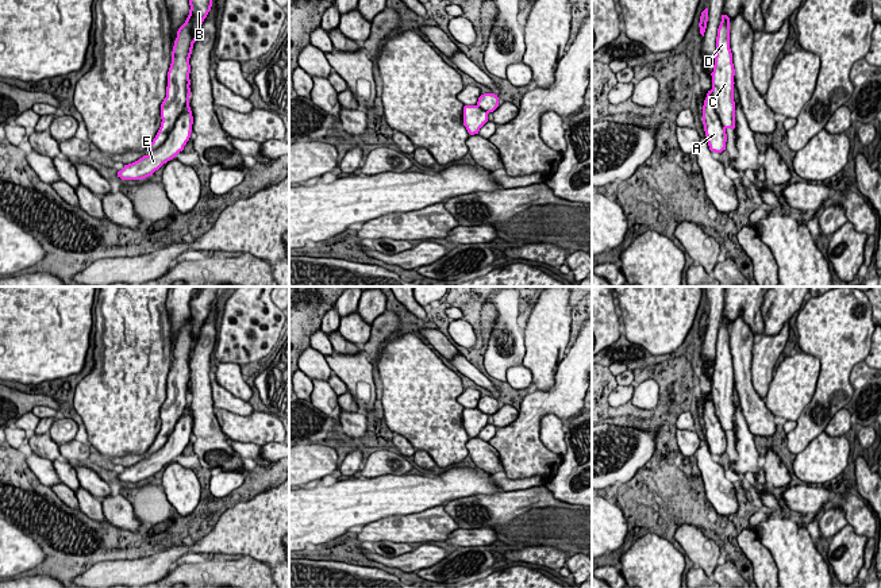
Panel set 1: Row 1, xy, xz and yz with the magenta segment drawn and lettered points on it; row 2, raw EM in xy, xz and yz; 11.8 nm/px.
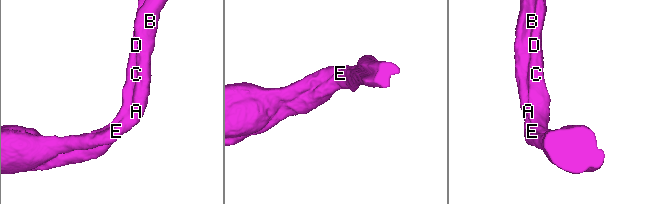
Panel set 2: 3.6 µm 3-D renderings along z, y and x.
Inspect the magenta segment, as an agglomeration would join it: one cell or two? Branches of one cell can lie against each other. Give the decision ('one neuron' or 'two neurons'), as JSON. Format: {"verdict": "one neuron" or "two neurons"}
{"verdict": "one neuron"}

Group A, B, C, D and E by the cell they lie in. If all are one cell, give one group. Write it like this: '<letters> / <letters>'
A B C D E

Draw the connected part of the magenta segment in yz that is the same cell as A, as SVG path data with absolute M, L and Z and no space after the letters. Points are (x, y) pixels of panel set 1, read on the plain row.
M722 318L716 339L716 358L712 378L712 392L703 408L703 427L711 454L726 453L727 431L735 431L735 404L732 356L730 351L730 320Z

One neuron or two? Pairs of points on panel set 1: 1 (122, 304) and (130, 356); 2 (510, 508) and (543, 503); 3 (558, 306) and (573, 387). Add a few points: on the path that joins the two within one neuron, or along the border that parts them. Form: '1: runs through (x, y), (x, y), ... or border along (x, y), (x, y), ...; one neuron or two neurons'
1: runs through (127, 316), (127, 344); one neuron
2: runs through (518, 508), (535, 508); one neuron
3: border along (566, 354), (558, 365), (553, 384); two neurons

